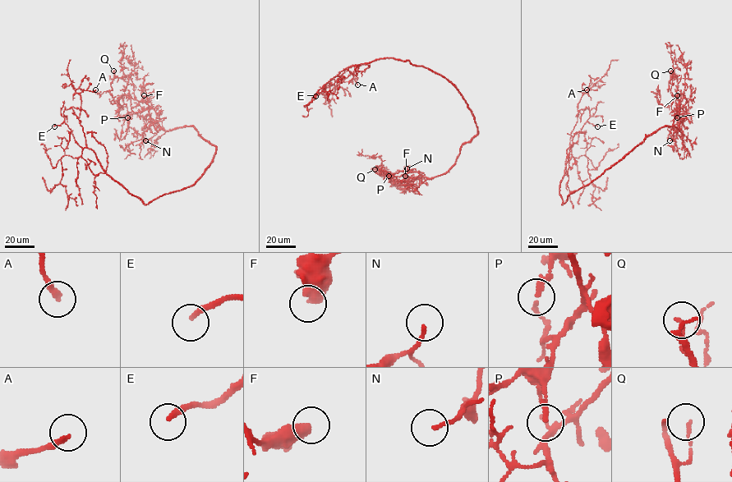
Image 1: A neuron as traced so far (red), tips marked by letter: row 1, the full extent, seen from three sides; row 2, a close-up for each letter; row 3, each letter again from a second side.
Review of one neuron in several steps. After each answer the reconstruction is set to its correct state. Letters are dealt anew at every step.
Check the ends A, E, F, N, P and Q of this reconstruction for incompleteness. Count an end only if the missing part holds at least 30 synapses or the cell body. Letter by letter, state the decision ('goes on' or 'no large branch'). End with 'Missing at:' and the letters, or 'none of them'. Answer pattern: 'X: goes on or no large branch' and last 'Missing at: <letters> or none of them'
A: no large branch
E: goes on
F: goes on
N: no large branch
P: no large branch
Q: goes on
Missing at: E, F, Q

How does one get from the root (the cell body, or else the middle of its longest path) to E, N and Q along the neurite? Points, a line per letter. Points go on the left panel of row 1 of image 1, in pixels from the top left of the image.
E: (197, 180), (190, 186), (169, 192), (145, 204), (107, 173), (92, 150), (79, 145), (64, 121), (54, 126)
N: (197, 180), (212, 162), (215, 147), (204, 140), (194, 126), (165, 130), (154, 122), (142, 133), (145, 140)
Q: (197, 180), (215, 147), (192, 126), (157, 131), (148, 110), (131, 110), (124, 93), (127, 79), (113, 71)

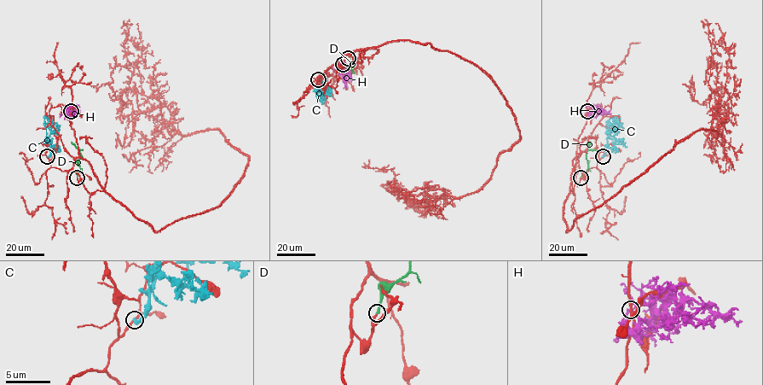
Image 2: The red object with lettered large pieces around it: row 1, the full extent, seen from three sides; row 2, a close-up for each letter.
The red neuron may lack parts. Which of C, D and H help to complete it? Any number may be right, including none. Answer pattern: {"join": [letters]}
{"join": ["D"]}

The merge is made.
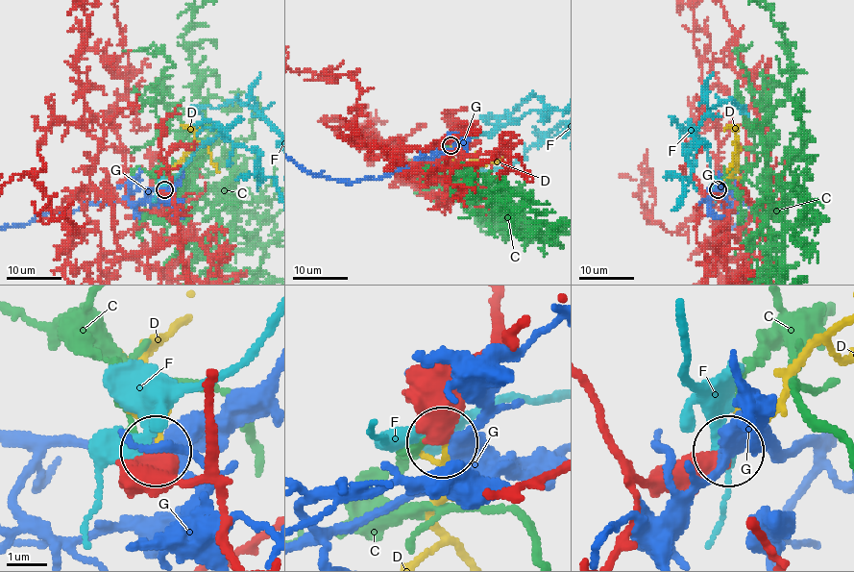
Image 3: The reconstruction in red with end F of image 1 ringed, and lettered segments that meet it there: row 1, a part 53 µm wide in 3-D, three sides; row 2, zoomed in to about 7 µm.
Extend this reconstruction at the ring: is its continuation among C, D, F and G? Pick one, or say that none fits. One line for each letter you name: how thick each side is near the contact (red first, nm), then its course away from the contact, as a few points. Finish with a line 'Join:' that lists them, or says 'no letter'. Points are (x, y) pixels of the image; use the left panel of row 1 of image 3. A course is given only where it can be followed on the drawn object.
D: 550 nm thick on the red side, 120 nm on the other
Join: D

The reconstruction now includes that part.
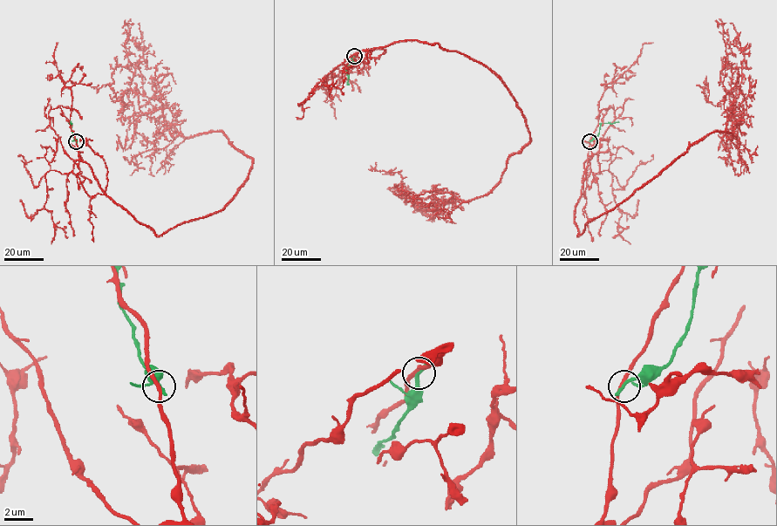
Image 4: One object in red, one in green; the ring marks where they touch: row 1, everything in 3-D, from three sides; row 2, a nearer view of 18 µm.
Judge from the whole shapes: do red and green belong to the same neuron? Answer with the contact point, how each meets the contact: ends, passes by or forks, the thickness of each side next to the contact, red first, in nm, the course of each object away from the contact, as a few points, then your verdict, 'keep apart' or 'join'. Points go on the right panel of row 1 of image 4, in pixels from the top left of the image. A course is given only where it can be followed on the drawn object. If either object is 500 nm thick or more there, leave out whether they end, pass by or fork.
at (589, 141); red passes by; green ends there; 240 nm thick on the red side, 300 nm on the other; red runs (590, 140), (577, 235), (691, 146), (715, 132), (735, 137), (726, 136), (731, 90), (713, 105), (697, 85); green runs (590, 140), (596, 137), (603, 124), (618, 122); keep apart

